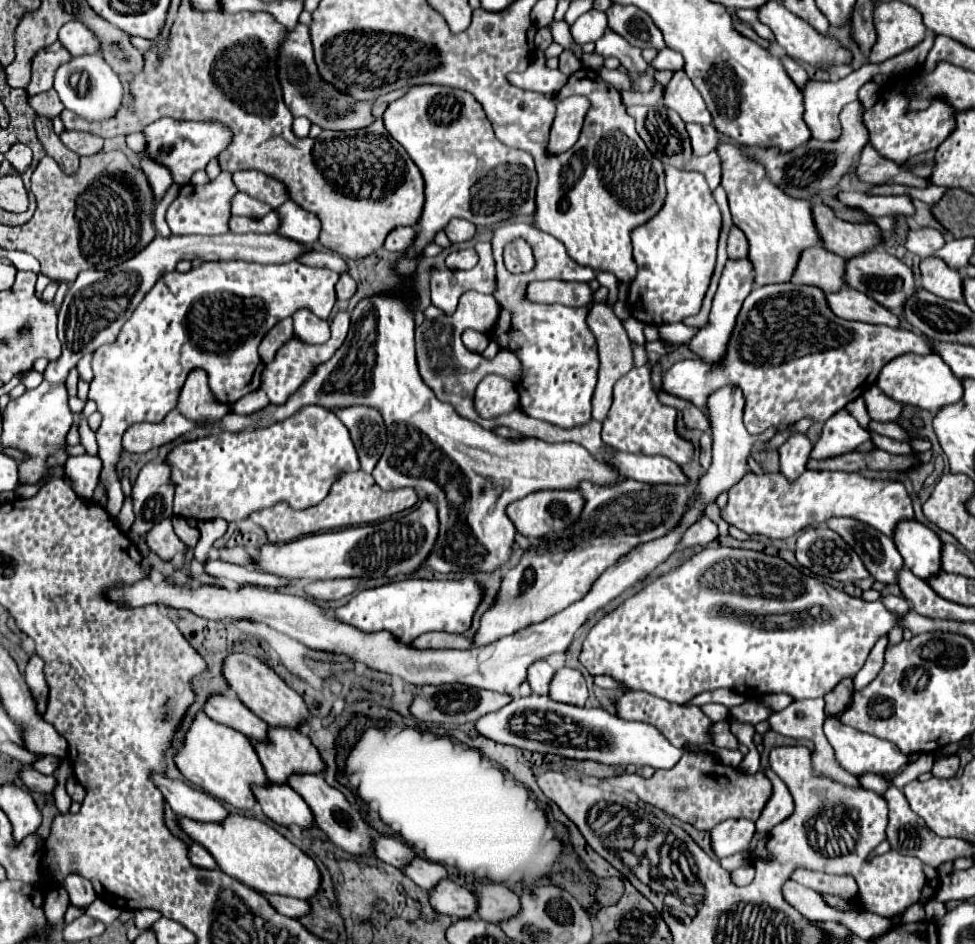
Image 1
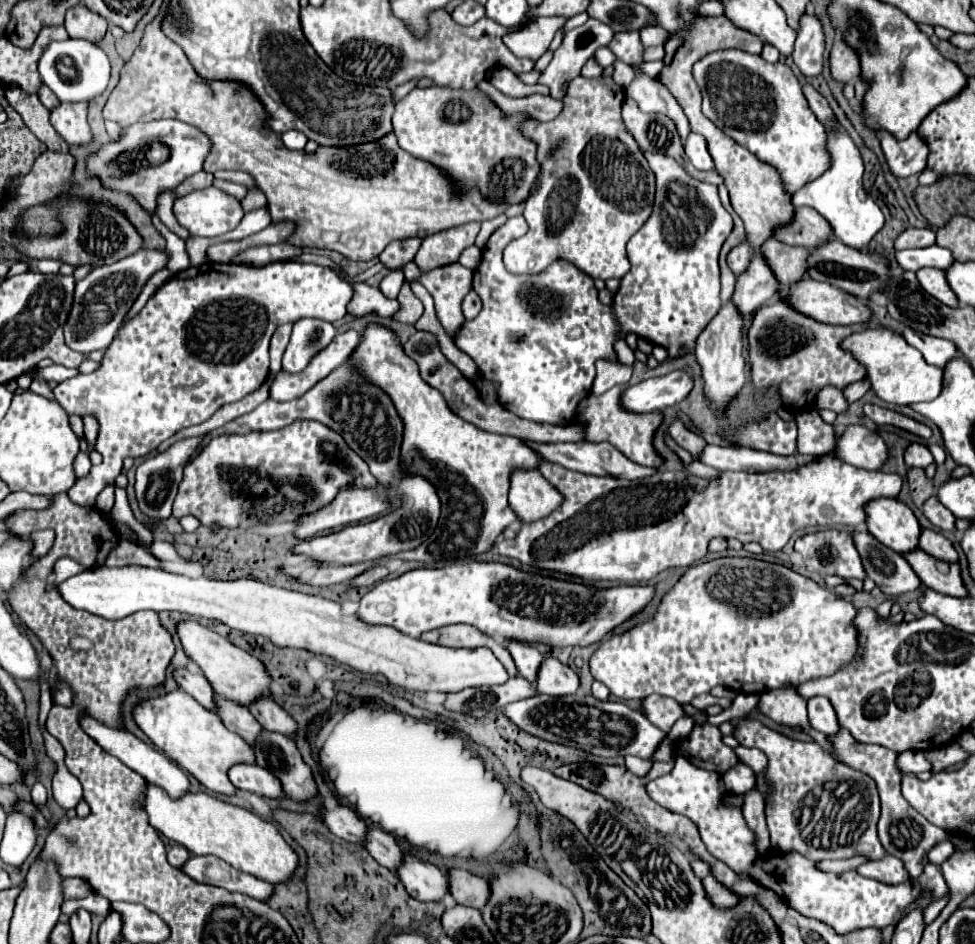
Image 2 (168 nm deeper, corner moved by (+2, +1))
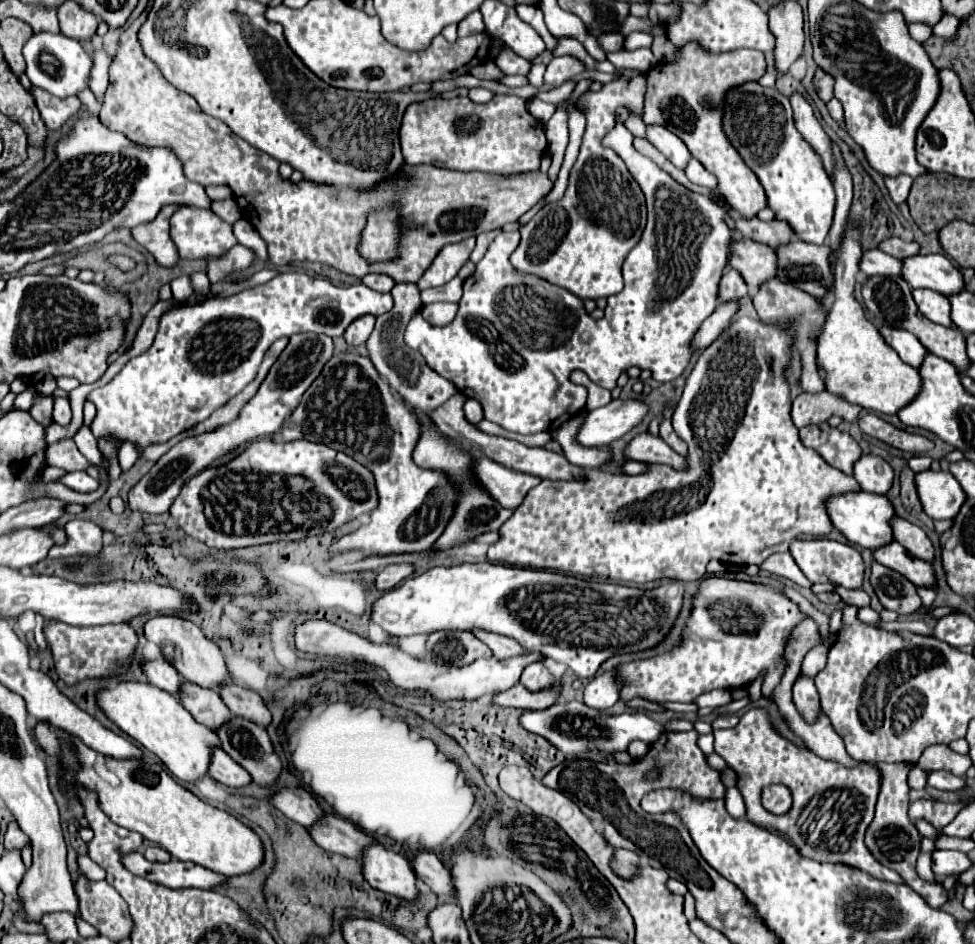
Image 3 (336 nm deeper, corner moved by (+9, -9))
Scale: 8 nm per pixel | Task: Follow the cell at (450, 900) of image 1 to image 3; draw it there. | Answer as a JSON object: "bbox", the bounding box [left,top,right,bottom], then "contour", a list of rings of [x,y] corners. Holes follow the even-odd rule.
{"bbox":[360,842,418,900],"contour":[[[374,842],[362,850],[360,856],[364,880],[386,894],[416,900],[418,888],[410,862],[392,850],[386,850],[380,842]]]}

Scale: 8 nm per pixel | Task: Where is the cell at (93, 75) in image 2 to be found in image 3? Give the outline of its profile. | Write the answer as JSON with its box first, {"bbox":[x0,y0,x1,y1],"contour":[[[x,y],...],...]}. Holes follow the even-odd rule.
{"bbox":[22,32,92,98],"contour":[[[34,32],[24,48],[22,48],[24,60],[26,60],[26,74],[34,86],[40,86],[48,90],[54,96],[66,98],[76,96],[80,90],[88,88],[88,76],[92,68],[90,54],[84,52],[78,40],[72,40],[64,34],[52,34],[52,32]]]}

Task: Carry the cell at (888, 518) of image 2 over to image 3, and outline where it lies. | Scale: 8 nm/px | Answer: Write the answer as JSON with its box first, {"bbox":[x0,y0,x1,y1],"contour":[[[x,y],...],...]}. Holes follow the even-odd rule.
{"bbox":[826,492,894,550],"contour":[[[870,492],[838,494],[838,496],[828,498],[826,510],[828,510],[828,516],[832,520],[832,526],[838,532],[842,532],[848,538],[848,542],[852,542],[852,544],[876,550],[876,548],[892,542],[890,520],[894,518],[894,508],[892,508],[892,504],[888,502],[886,496],[870,494]]]}

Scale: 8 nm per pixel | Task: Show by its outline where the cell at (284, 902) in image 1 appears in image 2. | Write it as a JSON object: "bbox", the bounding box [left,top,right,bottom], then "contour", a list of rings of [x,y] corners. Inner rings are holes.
{"bbox":[181,856,275,902],"contour":[[[191,856],[181,870],[197,882],[221,886],[231,892],[241,892],[261,902],[267,902],[271,898],[271,892],[275,892],[273,884],[267,884],[265,880],[259,880],[251,874],[239,872],[215,856]]]}

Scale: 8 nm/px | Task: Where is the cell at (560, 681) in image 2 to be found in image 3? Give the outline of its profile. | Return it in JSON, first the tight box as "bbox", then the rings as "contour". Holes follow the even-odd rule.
{"bbox":[520,662,556,690],"contour":[[[534,662],[524,668],[520,682],[528,690],[544,690],[544,688],[550,688],[552,684],[556,684],[556,678],[548,672],[548,668],[542,662]]]}

